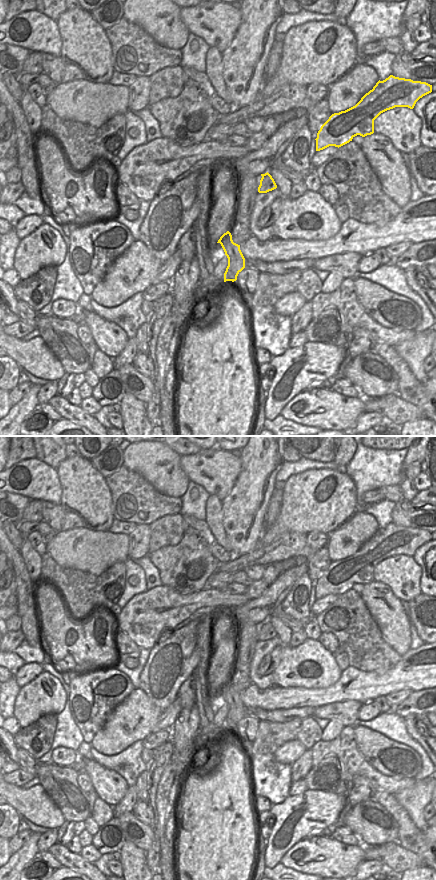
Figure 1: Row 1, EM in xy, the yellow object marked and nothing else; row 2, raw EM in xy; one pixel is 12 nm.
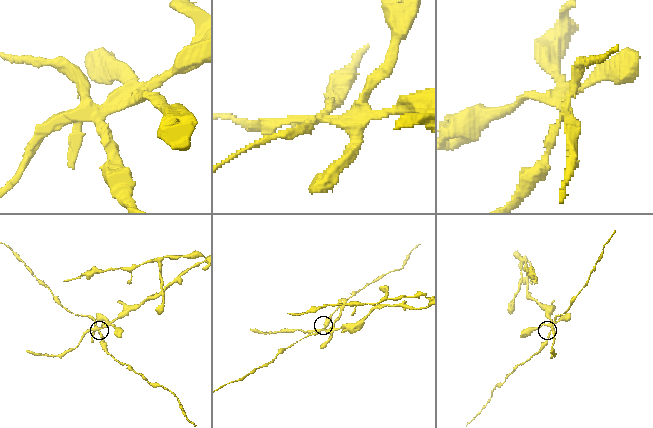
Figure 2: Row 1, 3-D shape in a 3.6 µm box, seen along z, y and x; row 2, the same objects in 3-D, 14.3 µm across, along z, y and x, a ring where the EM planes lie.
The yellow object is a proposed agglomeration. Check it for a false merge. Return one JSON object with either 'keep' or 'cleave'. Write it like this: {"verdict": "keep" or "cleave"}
{"verdict": "cleave"}

